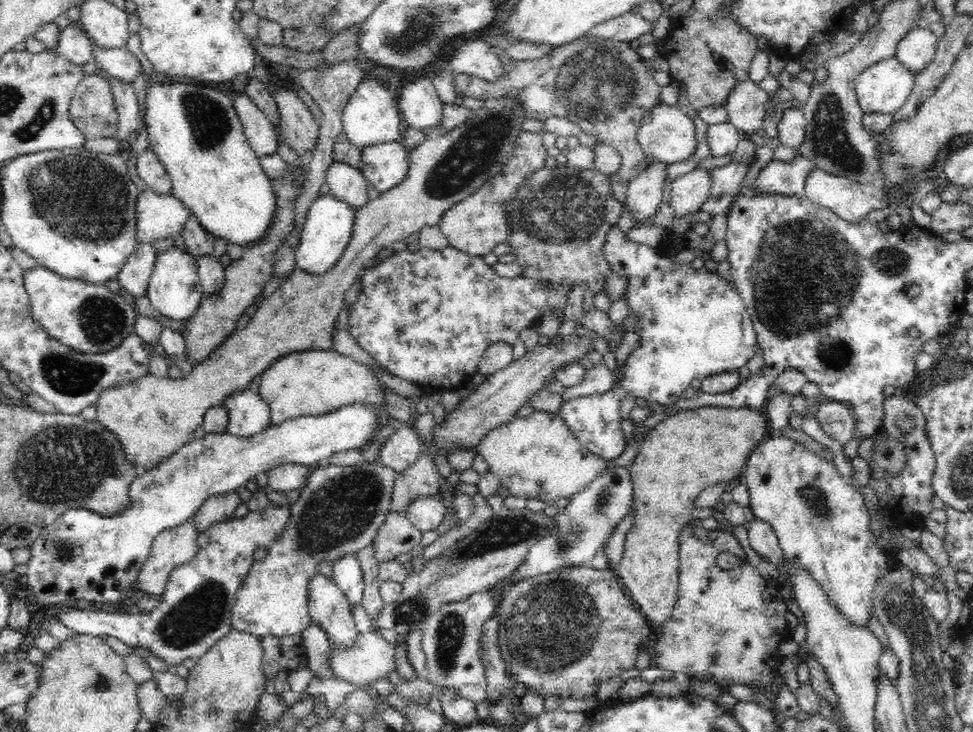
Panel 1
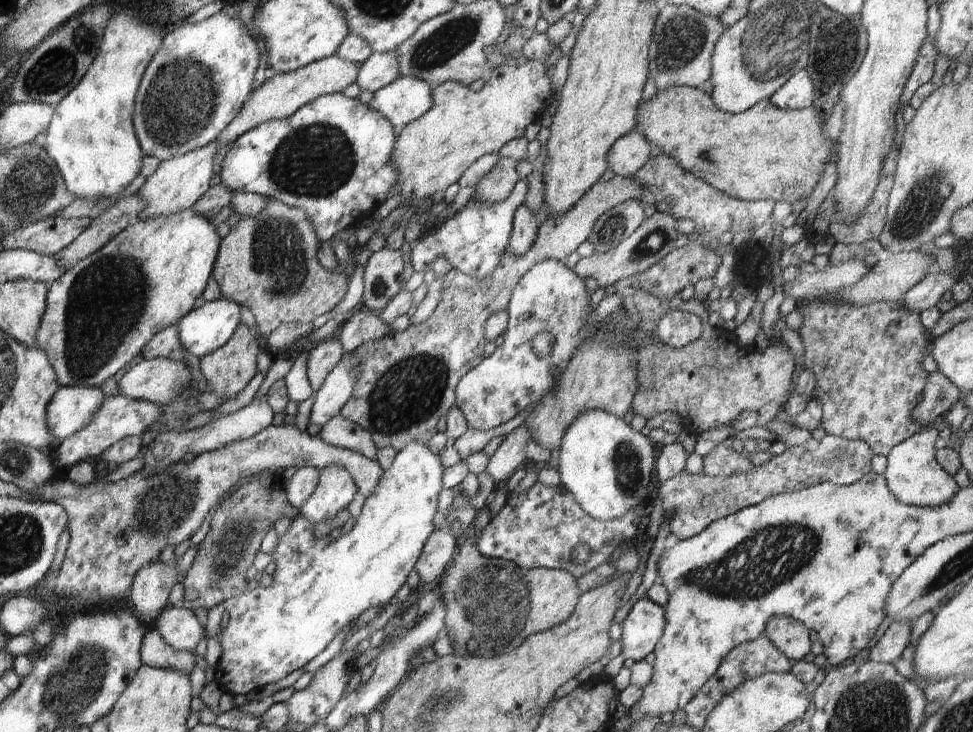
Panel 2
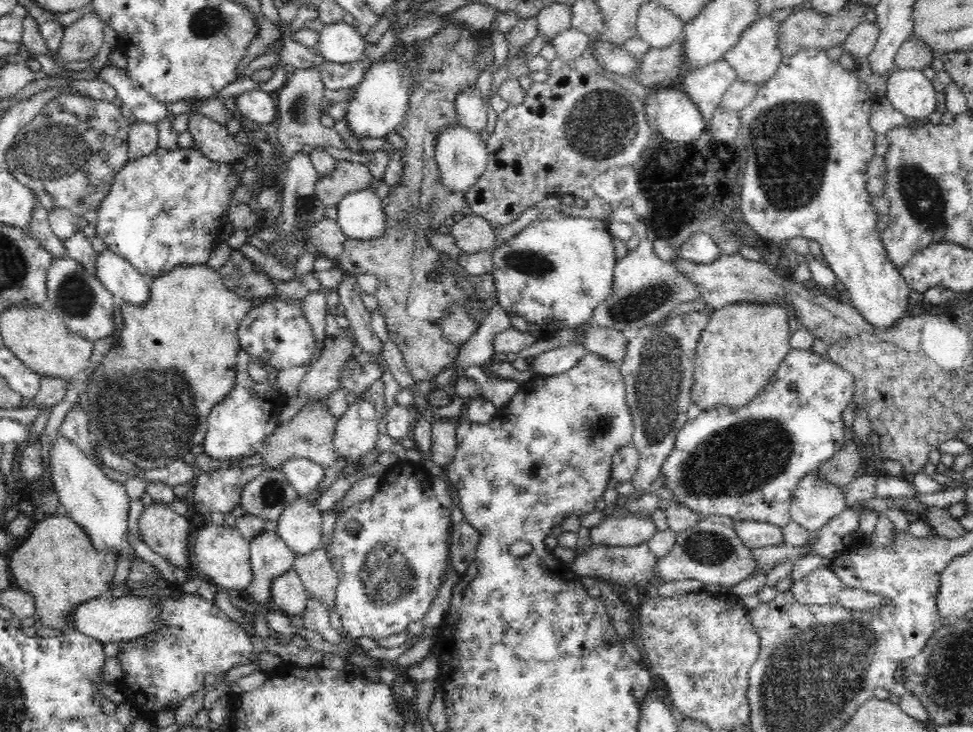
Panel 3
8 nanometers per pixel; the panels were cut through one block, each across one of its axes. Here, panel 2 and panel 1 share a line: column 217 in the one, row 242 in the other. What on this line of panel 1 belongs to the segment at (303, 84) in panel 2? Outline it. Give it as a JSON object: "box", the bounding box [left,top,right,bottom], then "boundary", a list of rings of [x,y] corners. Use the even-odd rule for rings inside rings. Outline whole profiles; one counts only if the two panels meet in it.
{"box":[117,242,158,296],"boundary":[[[138,242],[136,250],[126,258],[117,281],[132,296],[146,295],[156,258],[158,258],[156,247],[146,242]]]}

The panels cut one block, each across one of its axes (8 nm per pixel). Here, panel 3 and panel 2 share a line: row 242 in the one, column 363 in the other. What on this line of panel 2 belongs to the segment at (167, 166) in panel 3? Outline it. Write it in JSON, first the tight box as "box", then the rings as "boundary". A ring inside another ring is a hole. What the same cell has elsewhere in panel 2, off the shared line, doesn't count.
{"box":[220,93,398,242],"boundary":[[[334,93],[331,95],[322,95],[315,98],[312,102],[301,106],[294,114],[285,119],[274,119],[254,127],[252,130],[239,136],[232,144],[232,147],[223,157],[222,168],[220,168],[221,183],[228,191],[233,193],[256,193],[269,199],[276,199],[295,209],[303,210],[310,219],[316,236],[320,242],[331,240],[338,232],[353,227],[354,223],[360,222],[365,216],[373,214],[377,208],[388,198],[387,194],[393,189],[398,180],[398,173],[395,172],[391,154],[396,142],[398,129],[394,128],[386,117],[383,117],[378,111],[370,108],[360,102],[357,98],[351,99],[344,93]]]}

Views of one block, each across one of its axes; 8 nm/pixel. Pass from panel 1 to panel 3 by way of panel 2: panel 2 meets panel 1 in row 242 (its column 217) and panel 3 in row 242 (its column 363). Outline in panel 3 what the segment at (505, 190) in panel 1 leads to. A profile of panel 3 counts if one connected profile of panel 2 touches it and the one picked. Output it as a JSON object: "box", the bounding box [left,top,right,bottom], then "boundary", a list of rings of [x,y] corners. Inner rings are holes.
{"box":[446,213,500,254],"boundary":[[[474,213],[451,220],[446,229],[454,237],[461,252],[468,254],[490,250],[500,230],[493,228],[485,218]]]}

